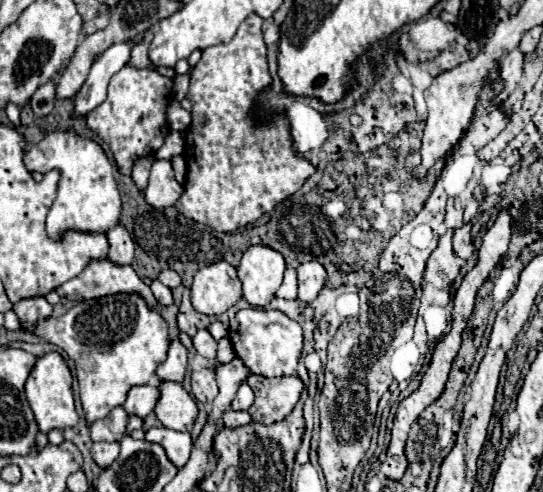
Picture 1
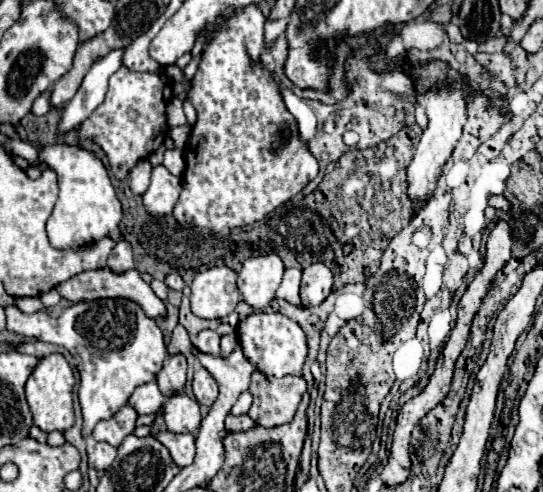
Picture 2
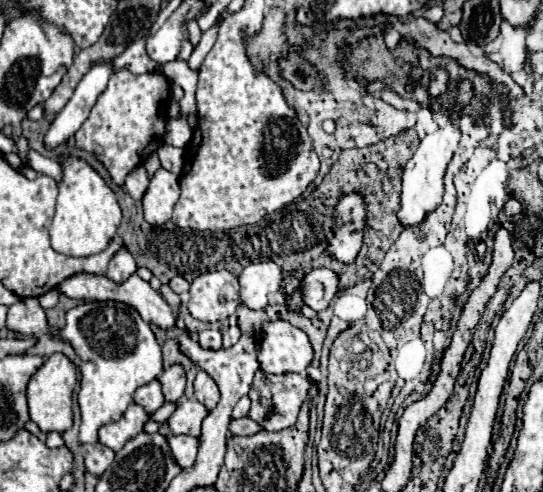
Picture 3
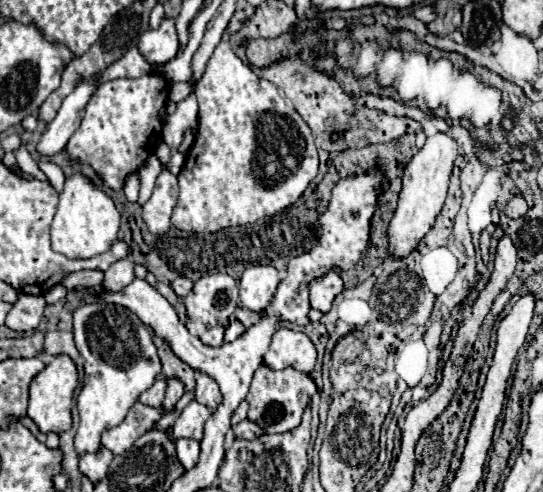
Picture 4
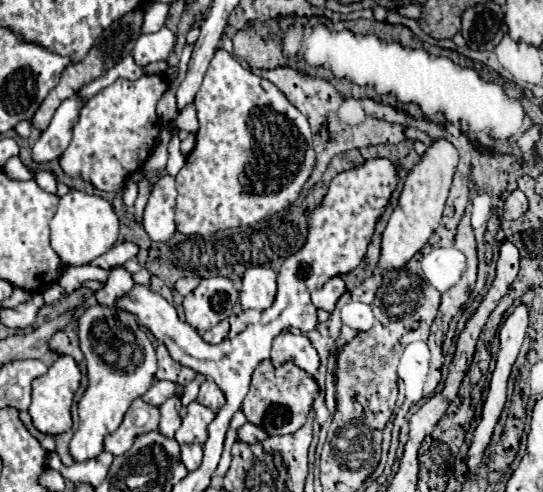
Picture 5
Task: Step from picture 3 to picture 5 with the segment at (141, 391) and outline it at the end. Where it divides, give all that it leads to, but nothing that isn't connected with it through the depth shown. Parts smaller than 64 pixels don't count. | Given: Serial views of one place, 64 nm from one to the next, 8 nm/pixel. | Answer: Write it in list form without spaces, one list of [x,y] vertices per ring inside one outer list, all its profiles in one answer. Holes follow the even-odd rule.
[[[158,380],[158,382],[142,396],[142,400],[148,402],[148,404],[152,404],[152,406],[162,406],[162,402],[164,402],[166,398],[174,396],[174,394],[178,394],[178,384],[168,382],[168,380]]]

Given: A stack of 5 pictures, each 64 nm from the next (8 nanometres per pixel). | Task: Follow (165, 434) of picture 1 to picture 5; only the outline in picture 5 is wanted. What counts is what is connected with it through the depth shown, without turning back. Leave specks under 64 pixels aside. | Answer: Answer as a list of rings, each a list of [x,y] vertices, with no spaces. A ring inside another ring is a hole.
[[[182,444],[180,458],[188,470],[196,470],[202,462],[202,446],[200,444]]]

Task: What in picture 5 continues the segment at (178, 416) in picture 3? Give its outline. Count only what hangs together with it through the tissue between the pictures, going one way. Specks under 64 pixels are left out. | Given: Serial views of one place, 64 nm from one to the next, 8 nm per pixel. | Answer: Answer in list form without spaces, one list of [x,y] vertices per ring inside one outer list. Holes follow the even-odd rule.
[[[198,402],[188,404],[188,412],[182,418],[180,428],[176,430],[176,440],[180,444],[204,444],[206,442],[206,426],[212,422],[214,412]]]

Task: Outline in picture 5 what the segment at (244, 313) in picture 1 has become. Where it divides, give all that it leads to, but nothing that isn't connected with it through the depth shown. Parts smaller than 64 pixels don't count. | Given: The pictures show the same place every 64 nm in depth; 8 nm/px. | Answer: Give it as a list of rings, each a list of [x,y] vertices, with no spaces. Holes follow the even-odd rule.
[[[284,330],[278,334],[272,342],[272,354],[270,354],[272,364],[280,366],[288,360],[292,360],[298,368],[302,368],[308,374],[316,374],[320,366],[320,358],[316,348],[310,344],[310,340],[304,334],[292,334]]]

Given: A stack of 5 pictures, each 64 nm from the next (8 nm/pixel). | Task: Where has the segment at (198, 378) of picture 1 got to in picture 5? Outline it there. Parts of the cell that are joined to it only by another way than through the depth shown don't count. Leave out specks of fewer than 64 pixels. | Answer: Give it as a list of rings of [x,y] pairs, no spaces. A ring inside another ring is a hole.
[[[204,380],[200,384],[200,392],[198,392],[196,402],[204,404],[212,412],[218,412],[224,406],[224,394],[220,392],[220,388],[216,388],[216,384],[212,384],[212,380]]]

